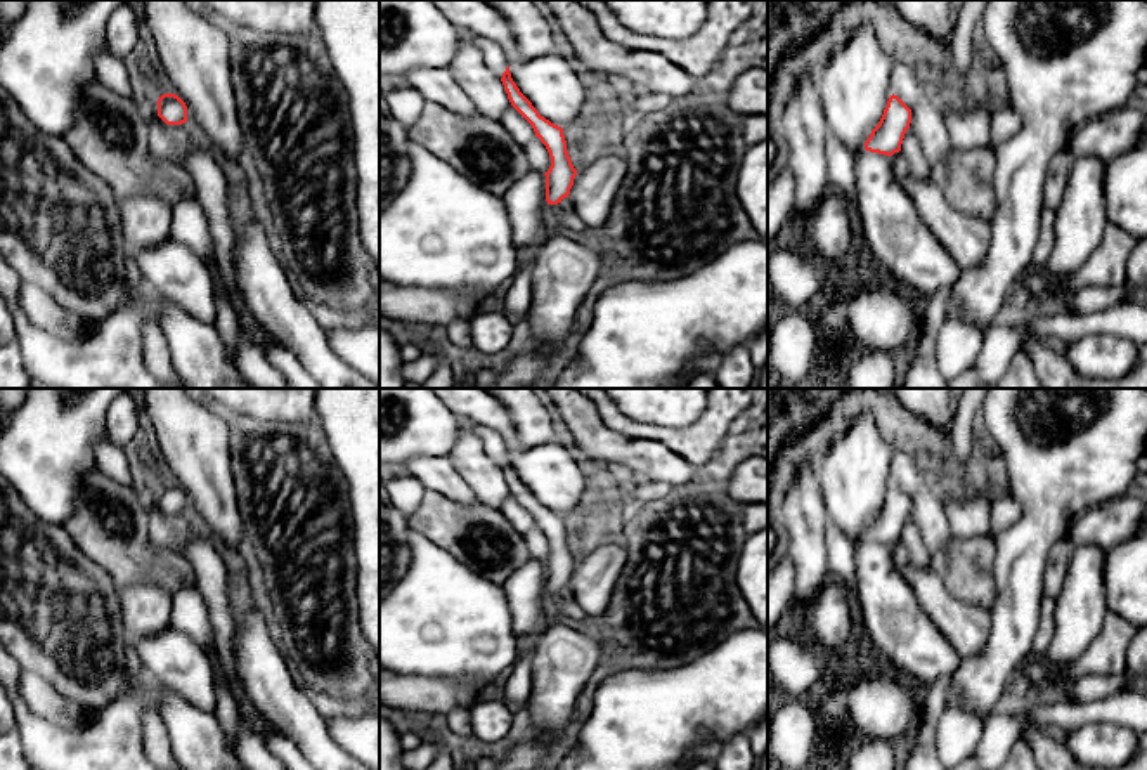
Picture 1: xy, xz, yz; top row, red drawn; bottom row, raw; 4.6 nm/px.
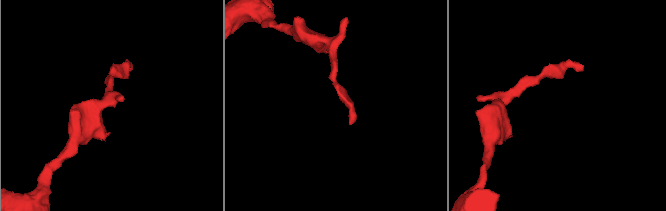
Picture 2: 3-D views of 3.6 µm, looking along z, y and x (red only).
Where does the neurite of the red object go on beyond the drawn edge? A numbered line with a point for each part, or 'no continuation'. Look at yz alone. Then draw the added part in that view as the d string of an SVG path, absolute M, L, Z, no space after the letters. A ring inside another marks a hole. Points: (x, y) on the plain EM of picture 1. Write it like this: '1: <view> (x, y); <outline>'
no continuation

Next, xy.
no continuation

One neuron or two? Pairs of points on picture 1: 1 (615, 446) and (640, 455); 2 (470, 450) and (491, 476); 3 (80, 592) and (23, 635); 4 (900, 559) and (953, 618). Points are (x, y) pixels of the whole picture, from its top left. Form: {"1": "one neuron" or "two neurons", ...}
{"1": "one neuron", "2": "one neuron", "3": "one neuron", "4": "one neuron"}

